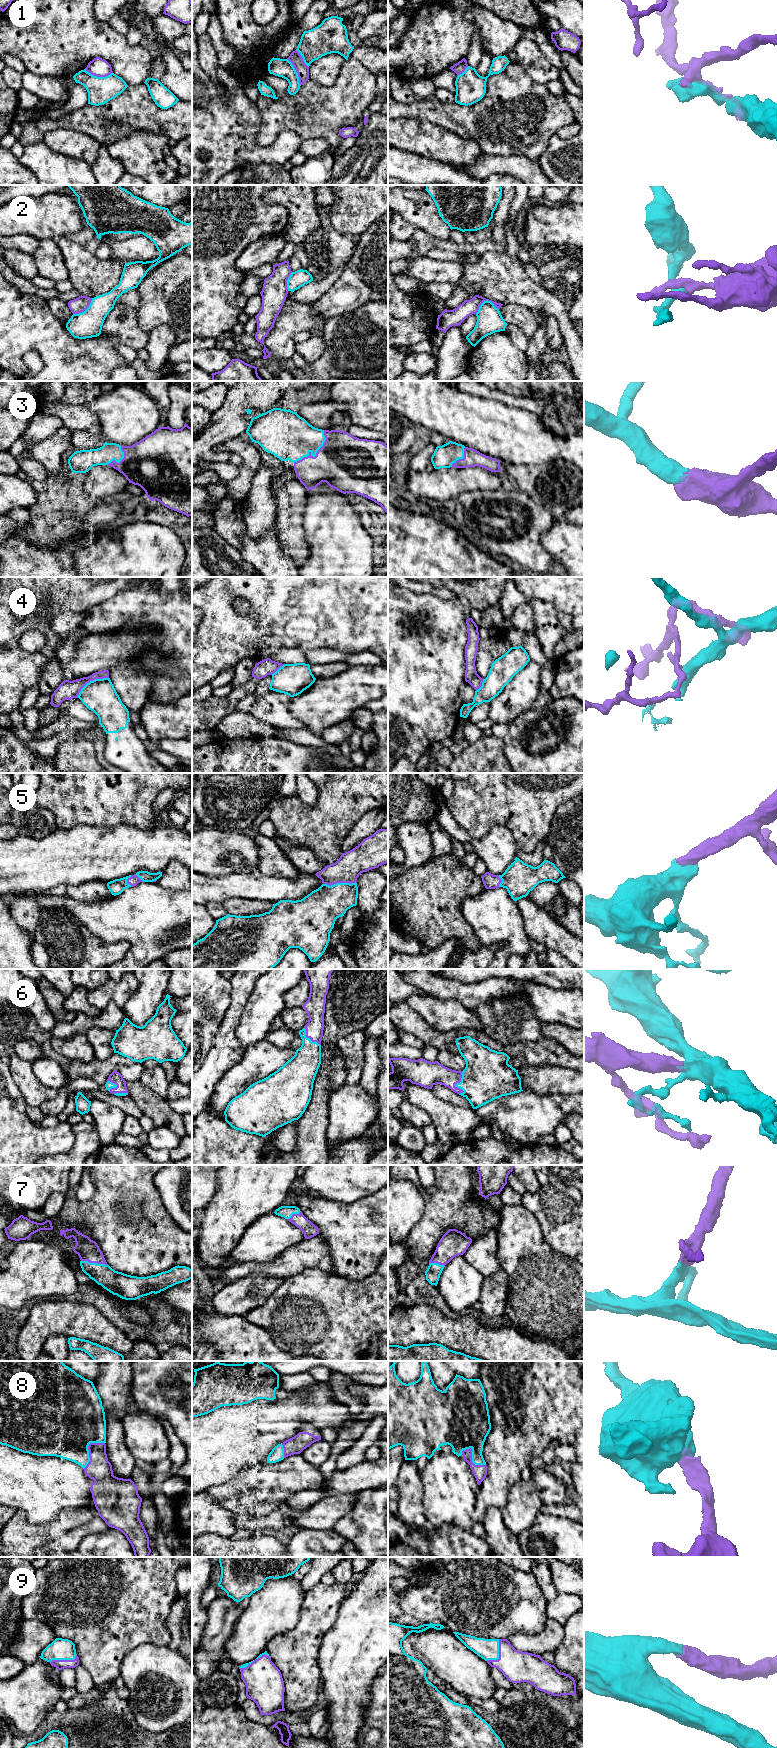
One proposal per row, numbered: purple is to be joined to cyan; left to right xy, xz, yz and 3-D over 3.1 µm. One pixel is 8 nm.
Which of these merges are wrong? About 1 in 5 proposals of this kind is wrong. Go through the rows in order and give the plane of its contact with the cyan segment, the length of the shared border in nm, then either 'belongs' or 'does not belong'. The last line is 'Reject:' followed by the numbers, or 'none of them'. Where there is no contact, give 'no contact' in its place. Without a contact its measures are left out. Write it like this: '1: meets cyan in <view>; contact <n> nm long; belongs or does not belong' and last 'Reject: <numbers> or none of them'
1: meets cyan in xy; contact 220 nm long; does not belong
2: meets cyan in yz; contact 200 nm long; does not belong
3: meets cyan in xz; contact 360 nm long; belongs
4: meets cyan in xy; contact 300 nm long; does not belong
5: meets cyan in xz; contact 260 nm long; belongs
6: meets cyan in yz; contact 190 nm long; belongs
7: meets cyan in xy; contact 220 nm long; belongs
8: meets cyan in xy; contact 280 nm long; belongs
9: meets cyan in yz; contact 200 nm long; belongs
Reject: 1, 2, 4

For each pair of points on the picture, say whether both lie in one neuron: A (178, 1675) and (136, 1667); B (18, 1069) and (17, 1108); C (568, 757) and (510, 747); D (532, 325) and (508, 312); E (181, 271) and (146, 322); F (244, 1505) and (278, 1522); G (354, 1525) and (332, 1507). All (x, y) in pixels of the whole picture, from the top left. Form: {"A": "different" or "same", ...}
{"A": "same", "B": "different", "C": "same", "D": "same", "E": "same", "F": "different", "G": "different"}

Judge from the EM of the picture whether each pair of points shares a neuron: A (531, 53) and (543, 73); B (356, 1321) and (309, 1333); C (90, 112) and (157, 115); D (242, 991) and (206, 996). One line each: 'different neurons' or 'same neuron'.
A: same neuron
B: same neuron
C: same neuron
D: different neurons

